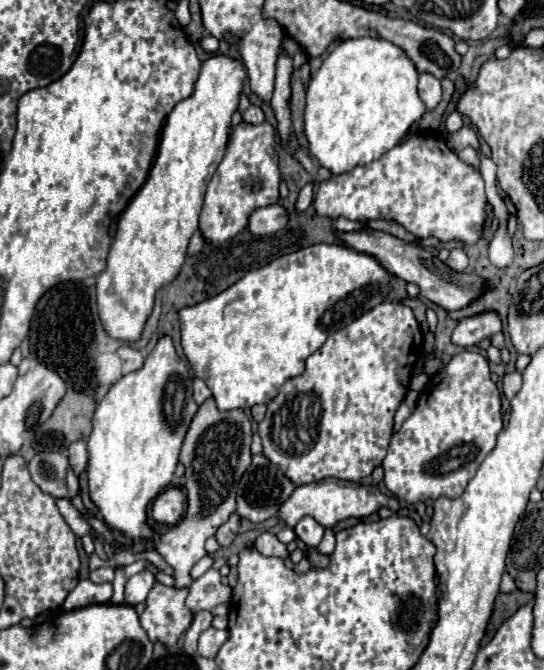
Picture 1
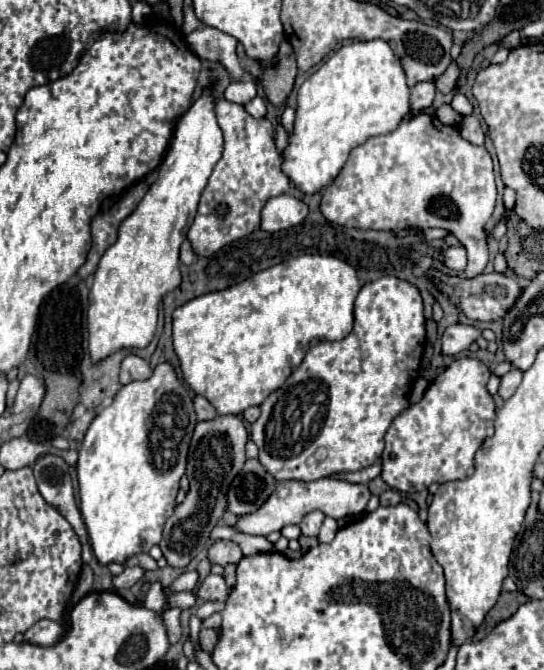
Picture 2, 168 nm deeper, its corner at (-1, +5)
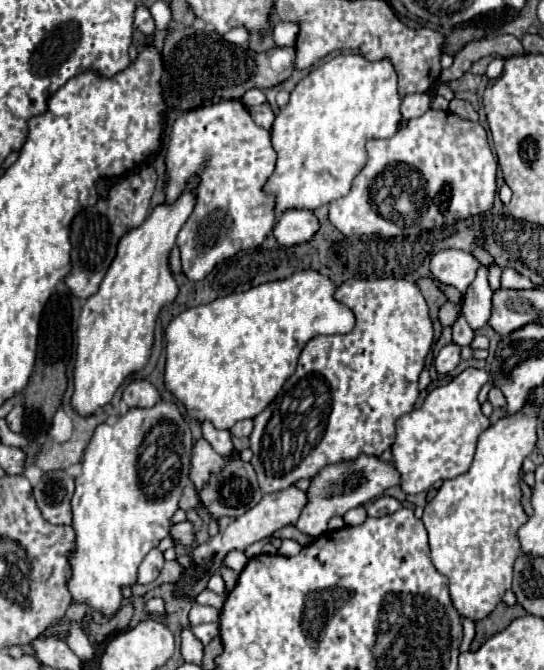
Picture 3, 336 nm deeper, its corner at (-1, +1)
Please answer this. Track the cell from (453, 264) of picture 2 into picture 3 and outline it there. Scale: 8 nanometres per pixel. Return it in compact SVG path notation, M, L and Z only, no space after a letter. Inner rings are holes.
M440 250L438 254L432 256L430 270L432 270L434 278L438 278L440 282L456 286L464 294L476 276L478 264L480 262L470 252Z

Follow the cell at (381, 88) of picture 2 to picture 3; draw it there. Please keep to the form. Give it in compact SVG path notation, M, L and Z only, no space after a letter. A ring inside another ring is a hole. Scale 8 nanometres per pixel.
M338 54L310 72L290 94L290 102L274 120L272 146L278 154L276 170L266 190L276 196L276 212L290 208L314 210L350 192L354 176L364 168L364 144L372 138L390 138L402 120L398 76L388 58L370 62L362 54Z

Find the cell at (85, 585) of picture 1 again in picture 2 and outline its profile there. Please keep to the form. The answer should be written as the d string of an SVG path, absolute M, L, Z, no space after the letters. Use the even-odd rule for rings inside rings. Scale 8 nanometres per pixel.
M128 566L120 576L114 576L114 586L116 588L132 588L136 582L144 578L144 568L142 566Z

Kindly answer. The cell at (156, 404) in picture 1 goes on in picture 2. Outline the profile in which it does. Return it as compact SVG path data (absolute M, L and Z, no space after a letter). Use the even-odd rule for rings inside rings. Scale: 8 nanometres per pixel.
M166 362L158 364L148 380L122 386L114 402L92 420L80 446L76 470L80 484L80 514L90 536L92 554L102 566L124 564L128 558L148 552L160 542L164 522L176 508L176 494L186 470L188 446L196 422L188 388Z

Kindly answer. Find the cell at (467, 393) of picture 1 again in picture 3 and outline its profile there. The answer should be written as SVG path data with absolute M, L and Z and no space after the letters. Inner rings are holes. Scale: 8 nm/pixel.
M466 368L452 382L434 388L420 408L396 420L392 464L400 474L400 488L406 494L420 494L438 480L452 480L470 470L476 440L490 426L478 402L478 392L488 380L490 376L484 370Z

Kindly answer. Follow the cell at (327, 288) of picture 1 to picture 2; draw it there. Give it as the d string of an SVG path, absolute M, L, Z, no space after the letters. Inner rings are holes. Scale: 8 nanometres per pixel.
M302 254L262 270L236 286L198 296L178 306L172 314L172 342L184 382L194 394L204 396L220 416L240 416L246 408L260 406L266 396L286 382L314 344L342 340L350 334L354 326L354 300L360 286L356 270L348 262L336 256Z

